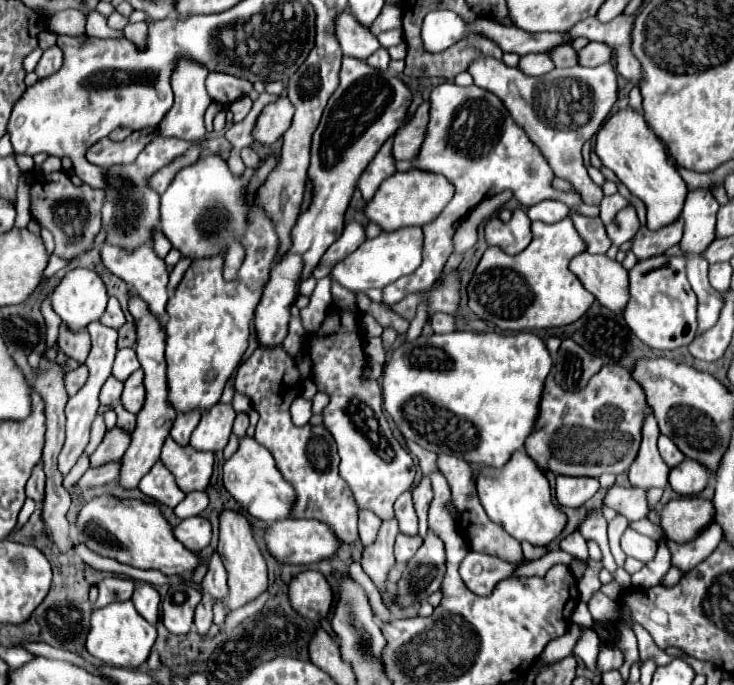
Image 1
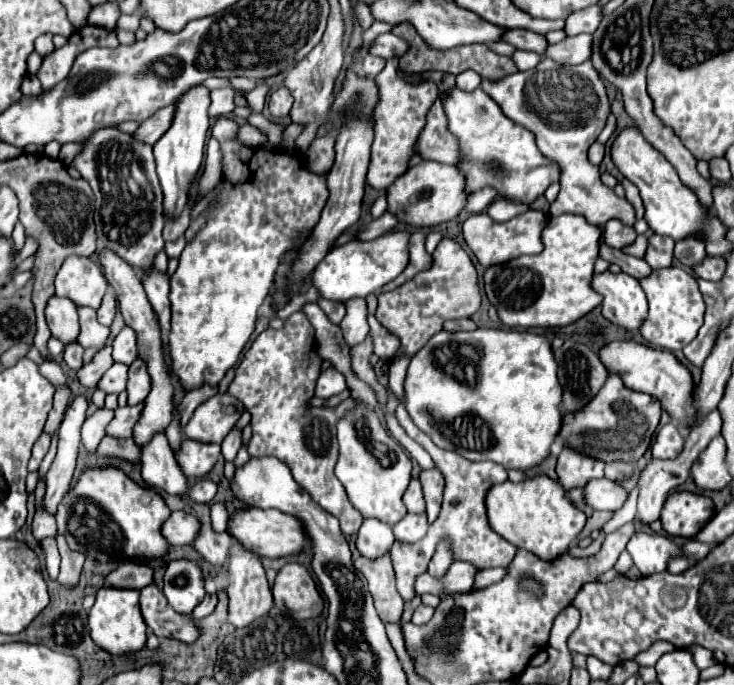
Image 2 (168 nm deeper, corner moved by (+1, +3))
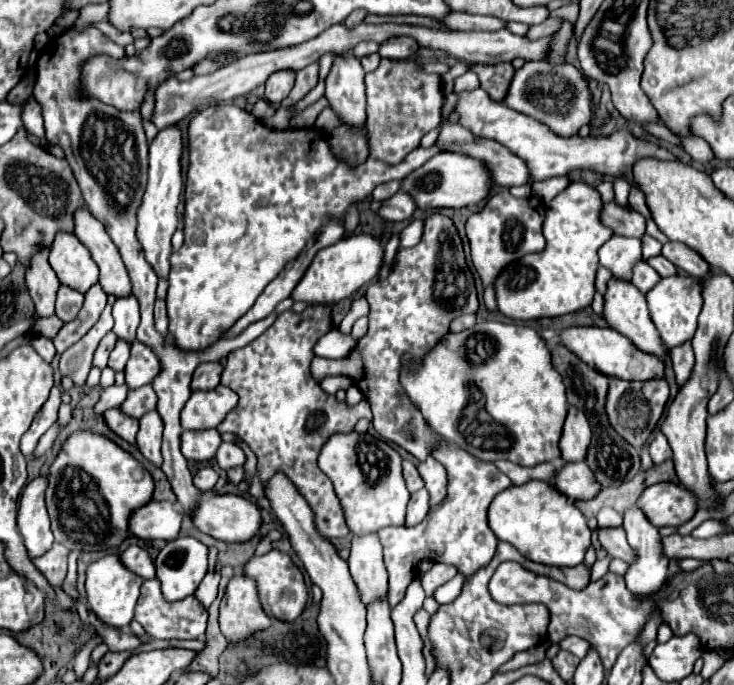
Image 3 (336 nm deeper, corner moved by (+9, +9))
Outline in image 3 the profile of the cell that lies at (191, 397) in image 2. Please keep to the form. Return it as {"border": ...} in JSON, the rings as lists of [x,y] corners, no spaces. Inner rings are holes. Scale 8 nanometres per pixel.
{"border":[[[200,363],[192,377],[192,389],[214,389],[220,383],[222,369],[220,363]]]}

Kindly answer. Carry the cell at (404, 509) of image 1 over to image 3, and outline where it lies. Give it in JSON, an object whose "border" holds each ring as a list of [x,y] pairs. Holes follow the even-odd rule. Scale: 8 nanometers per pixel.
{"border":[[[404,459],[404,461],[402,461],[402,469],[404,469],[406,487],[408,487],[410,493],[414,493],[414,491],[418,491],[418,489],[424,487],[424,481],[422,481],[422,477],[420,477],[420,473],[418,473],[418,469],[416,469],[416,465],[414,465],[412,461]]]}

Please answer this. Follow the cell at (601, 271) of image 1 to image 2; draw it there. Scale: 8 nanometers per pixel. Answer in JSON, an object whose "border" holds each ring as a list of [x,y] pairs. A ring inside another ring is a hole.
{"border":[[[594,273],[592,275],[592,289],[600,293],[602,299],[602,315],[630,331],[640,327],[640,321],[648,313],[646,293],[642,291],[638,279],[626,273]]]}

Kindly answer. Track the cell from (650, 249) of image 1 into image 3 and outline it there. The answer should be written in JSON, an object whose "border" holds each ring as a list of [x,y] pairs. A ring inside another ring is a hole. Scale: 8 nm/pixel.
{"border":[[[662,255],[648,259],[648,263],[658,271],[660,277],[672,277],[672,275],[678,275],[678,269],[676,269],[666,257],[662,257]]]}

